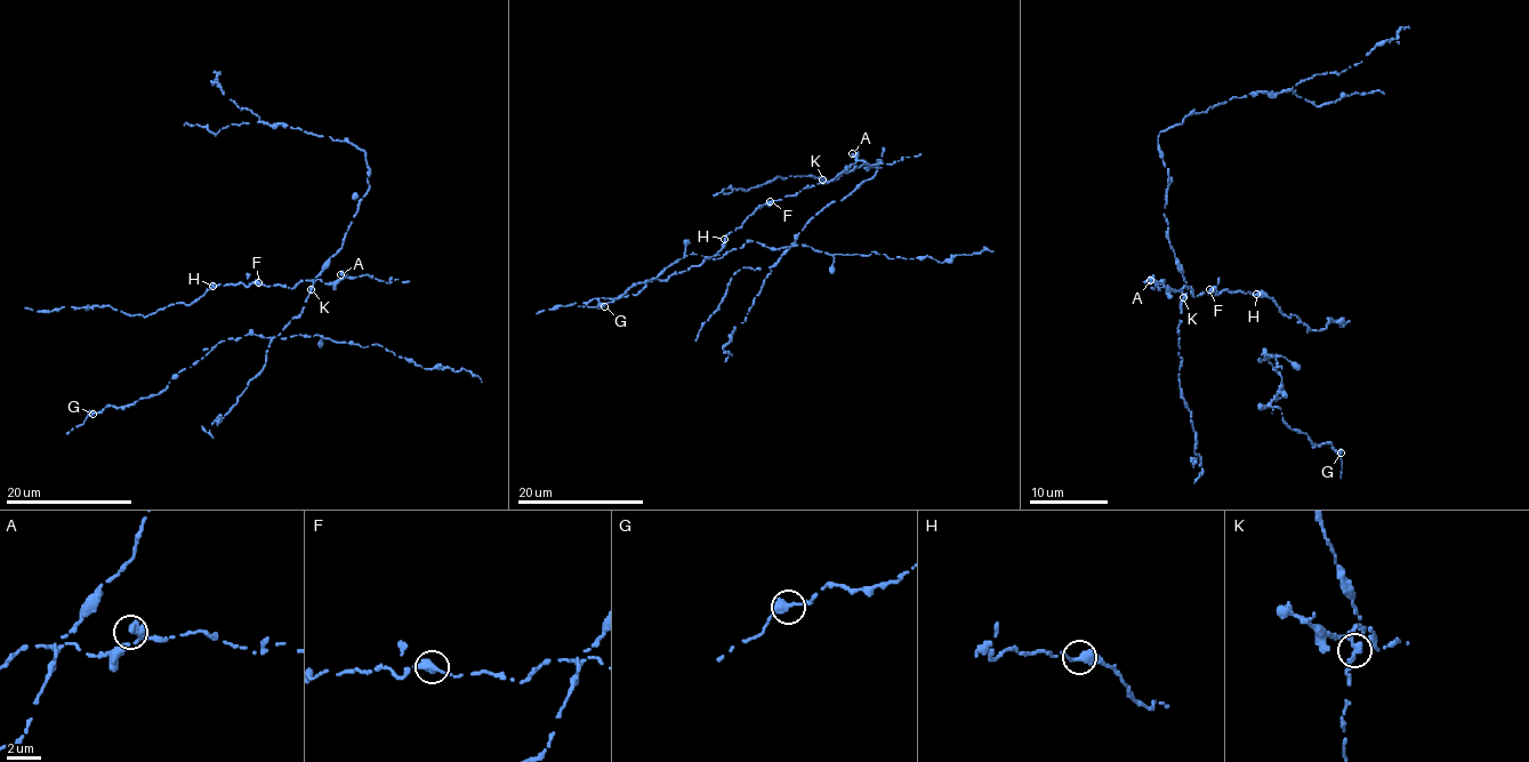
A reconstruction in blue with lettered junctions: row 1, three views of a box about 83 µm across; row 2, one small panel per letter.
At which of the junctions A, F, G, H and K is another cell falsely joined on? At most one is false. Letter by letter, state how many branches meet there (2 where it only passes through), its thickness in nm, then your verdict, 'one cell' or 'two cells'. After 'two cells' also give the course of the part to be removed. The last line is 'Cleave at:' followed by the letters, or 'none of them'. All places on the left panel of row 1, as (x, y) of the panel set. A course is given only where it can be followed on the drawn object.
A: branches 2; calibre 300 nm; one cell
F: branches 2; calibre 360 nm; one cell
G: branches 2; calibre 360 nm; one cell
H: branches 2; calibre 320 nm; one cell
K: branches 2; calibre 320 nm; two cells; course (311, 289), (369, 187), (365, 154), (330, 136), (260, 121), (224, 95), (212, 73)
Cleave at: K

